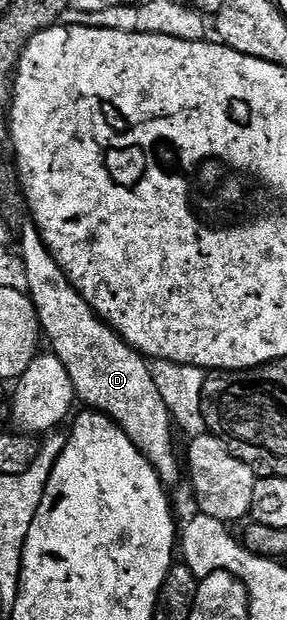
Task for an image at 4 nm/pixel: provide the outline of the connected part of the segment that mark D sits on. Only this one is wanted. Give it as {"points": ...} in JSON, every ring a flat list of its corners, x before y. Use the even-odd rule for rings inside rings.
{"points":[[26,223,22,229,22,269,26,272,25,292,38,312,41,332,50,340,49,348,64,363,72,379,74,396,87,410,110,417,136,443,136,447,152,463,158,478,167,487,183,480,184,469,178,466,174,454,174,437,168,407,156,391,147,358,139,355,123,341,101,317,94,314,90,304,70,286,62,268,42,241,38,229]]}

